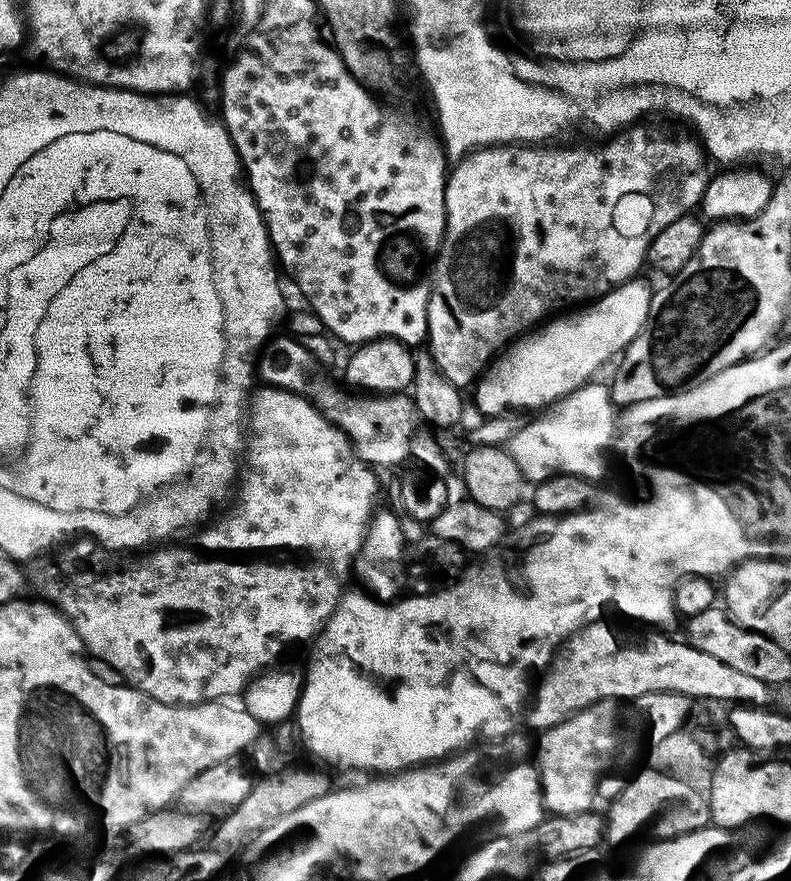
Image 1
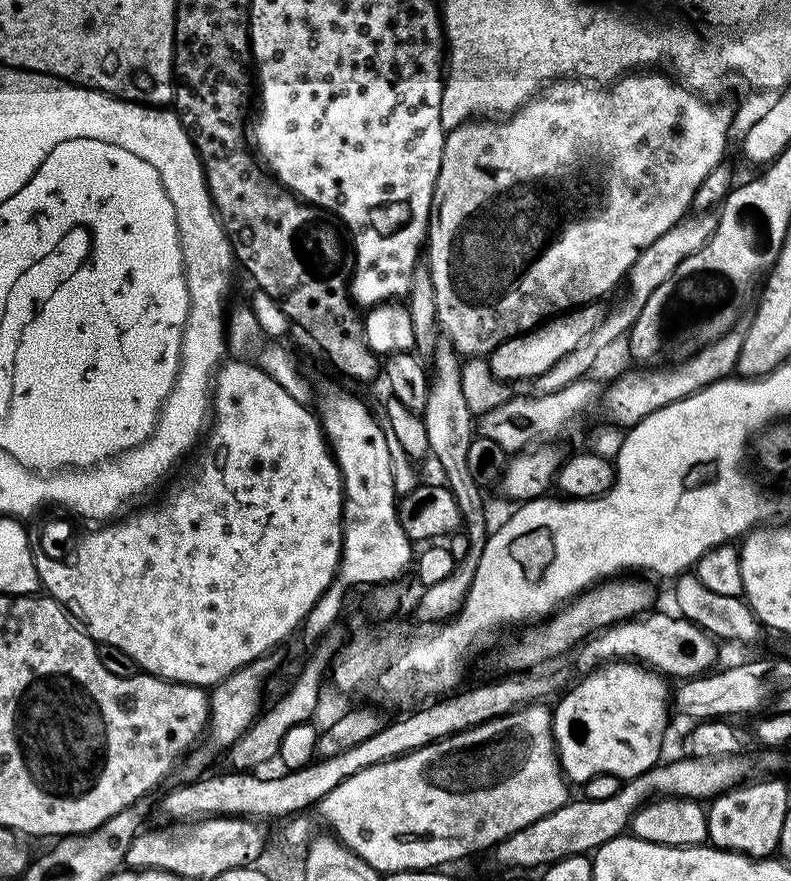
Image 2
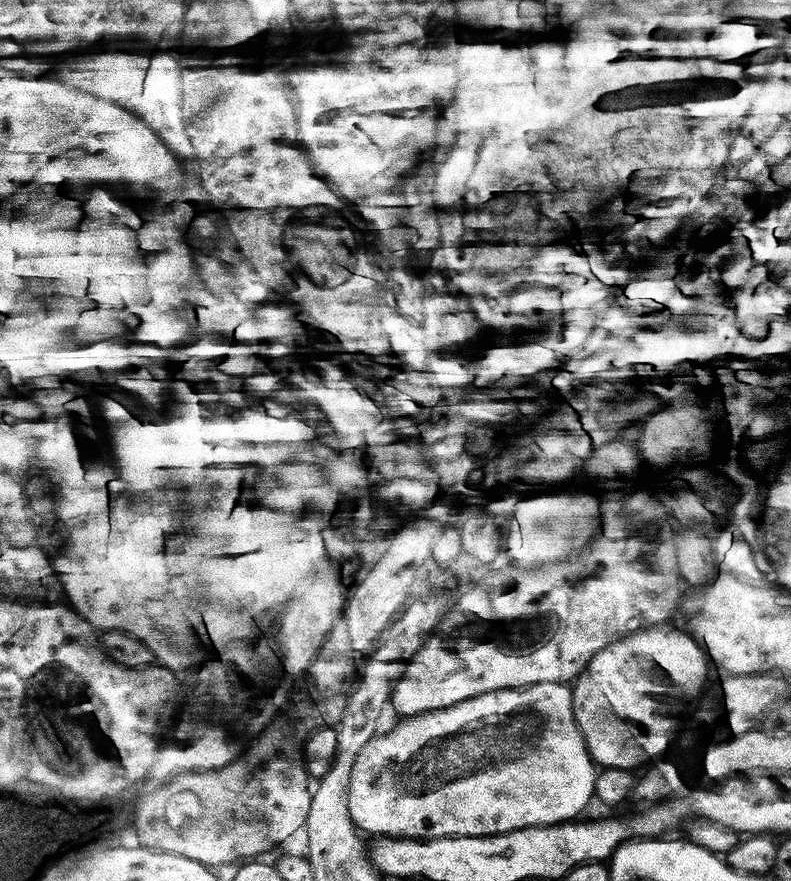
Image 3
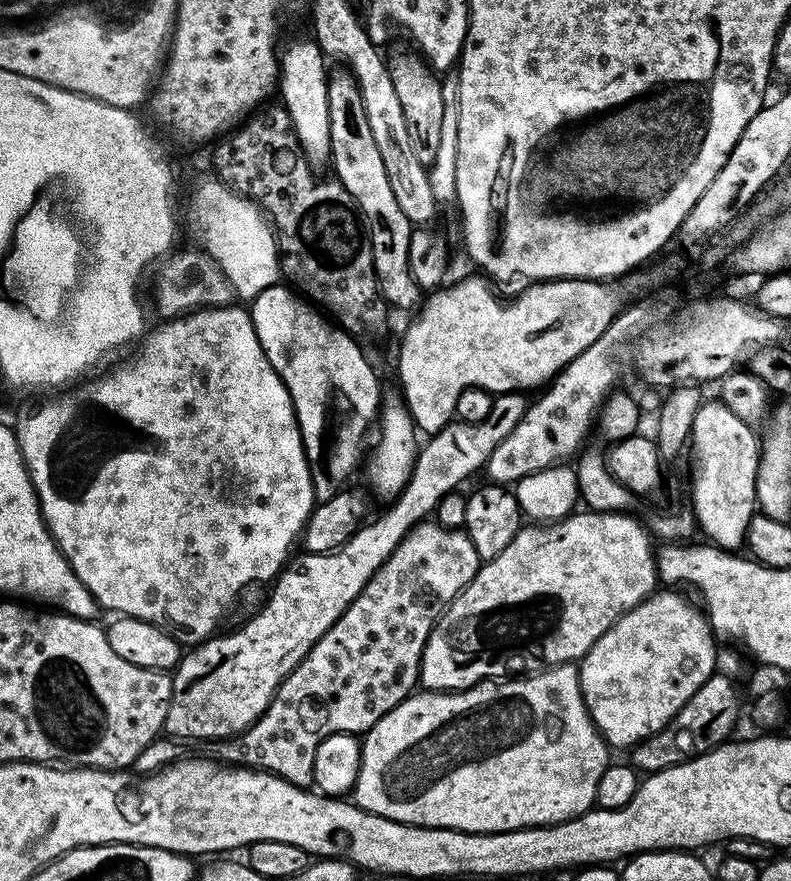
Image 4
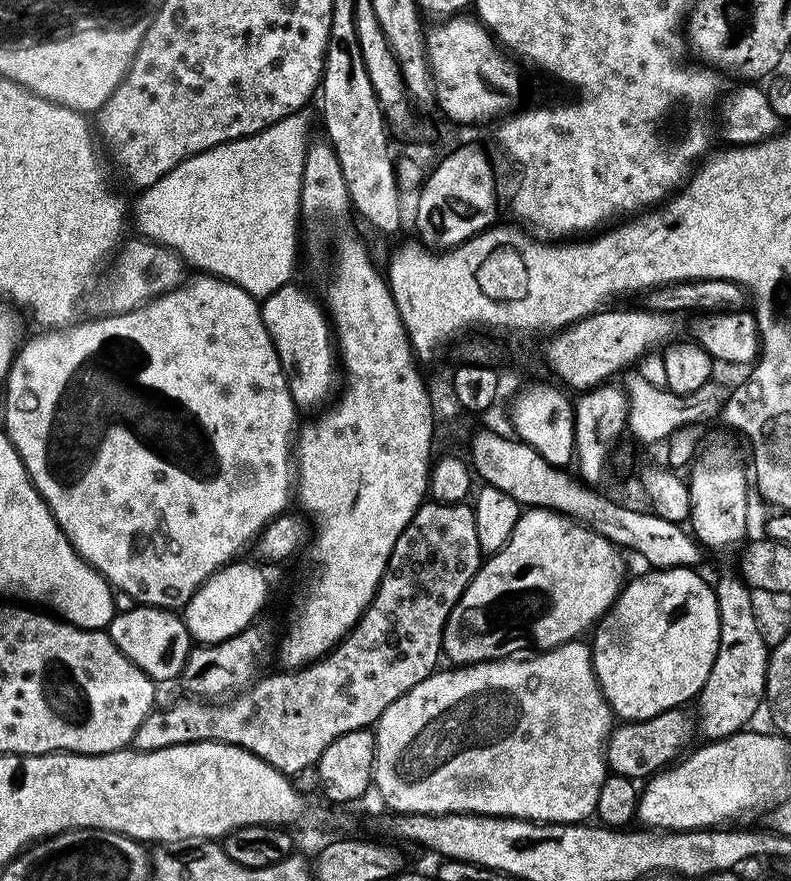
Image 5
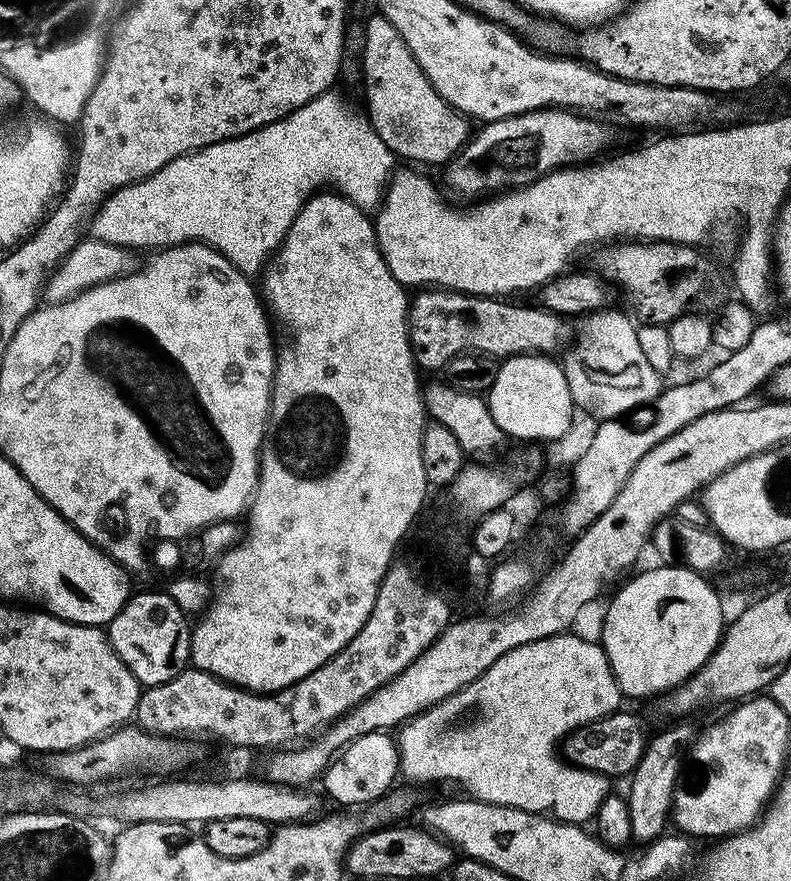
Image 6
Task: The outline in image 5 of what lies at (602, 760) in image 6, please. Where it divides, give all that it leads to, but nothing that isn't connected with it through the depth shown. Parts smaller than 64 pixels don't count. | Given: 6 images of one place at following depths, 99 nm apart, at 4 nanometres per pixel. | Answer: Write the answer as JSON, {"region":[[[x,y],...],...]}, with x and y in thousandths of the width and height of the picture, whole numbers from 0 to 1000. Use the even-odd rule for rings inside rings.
{"region":[[[861,801],[827,810],[827,815],[780,821],[766,841],[767,871],[780,881],[790,881],[805,888],[818,886],[829,877],[839,875],[871,848],[869,844],[875,838],[875,831],[877,835],[877,813],[870,806]]]}

